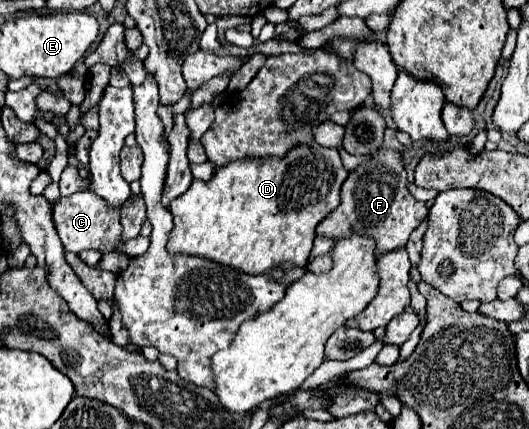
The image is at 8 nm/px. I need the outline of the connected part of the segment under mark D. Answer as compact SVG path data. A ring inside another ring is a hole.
M303 144L293 148L285 158L247 158L235 160L215 172L209 182L193 180L191 188L169 204L175 216L175 232L169 240L169 252L173 256L203 256L227 268L243 274L273 274L273 280L283 280L285 262L305 268L317 224L327 218L335 206L339 206L339 190L349 172L341 164L341 156L335 148L321 148L319 144Z

